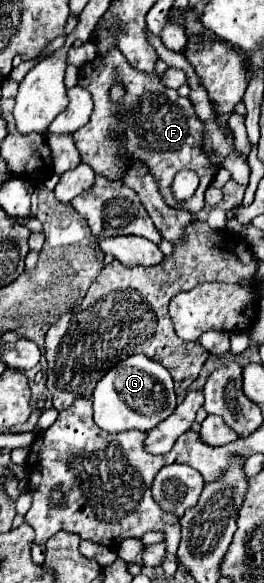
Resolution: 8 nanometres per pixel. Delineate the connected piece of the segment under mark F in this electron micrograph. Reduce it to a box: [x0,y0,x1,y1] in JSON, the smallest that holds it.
[72,48,218,214]

